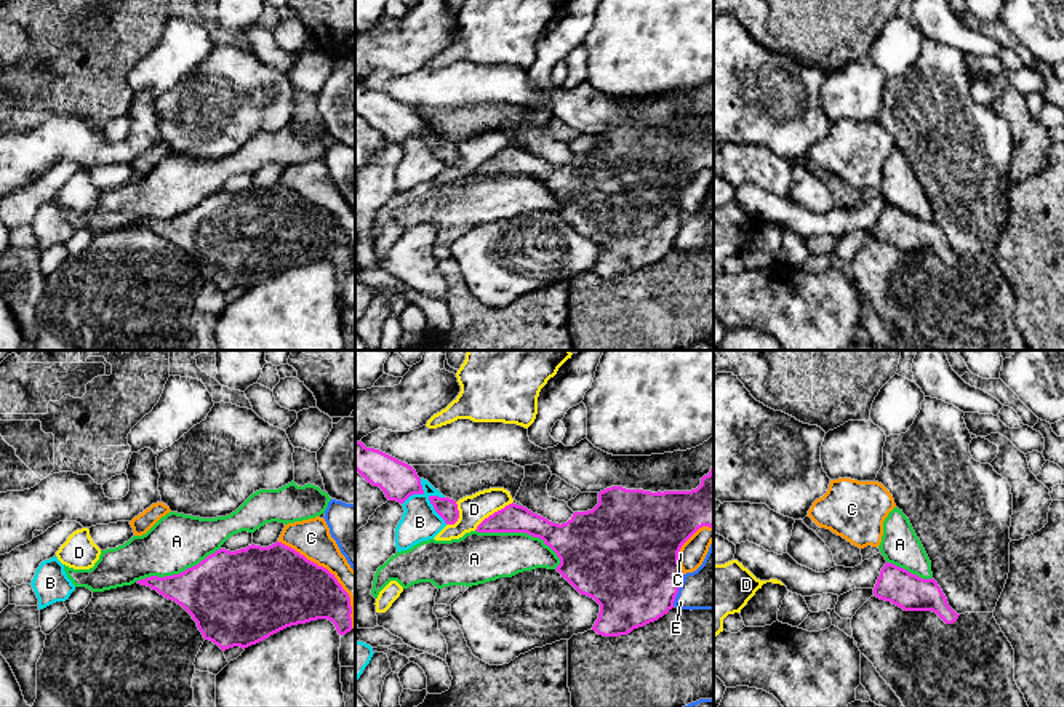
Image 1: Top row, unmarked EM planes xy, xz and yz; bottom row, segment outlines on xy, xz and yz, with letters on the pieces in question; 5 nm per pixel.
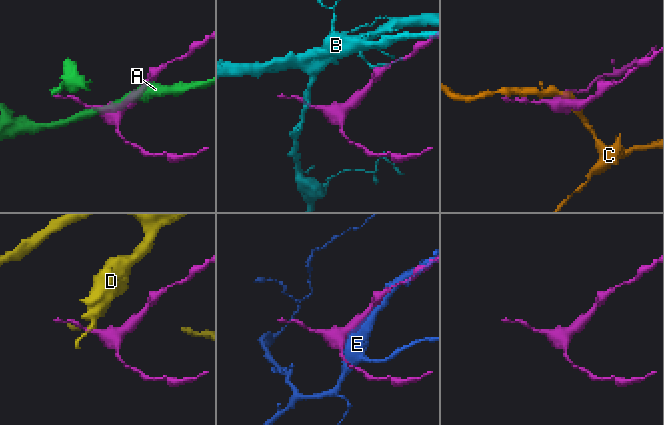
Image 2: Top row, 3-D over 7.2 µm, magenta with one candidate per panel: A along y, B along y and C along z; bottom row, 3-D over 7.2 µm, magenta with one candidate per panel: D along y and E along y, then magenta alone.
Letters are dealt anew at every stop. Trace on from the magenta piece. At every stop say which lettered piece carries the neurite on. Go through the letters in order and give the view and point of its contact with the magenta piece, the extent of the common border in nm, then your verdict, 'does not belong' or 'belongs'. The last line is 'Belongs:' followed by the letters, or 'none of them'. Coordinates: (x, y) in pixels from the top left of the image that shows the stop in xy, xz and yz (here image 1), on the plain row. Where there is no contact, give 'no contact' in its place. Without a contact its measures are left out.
A: contact xz (520, 173); length 460 nm; does not belong
B: contact xz (434, 149); length 180 nm; does not belong
C: contact xy (332, 216); length 600 nm; does not belong
D: contact xz (495, 154); length 240 nm; does not belong
E: contact xz (677, 232); length 170 nm; does not belong
Belongs: none of them

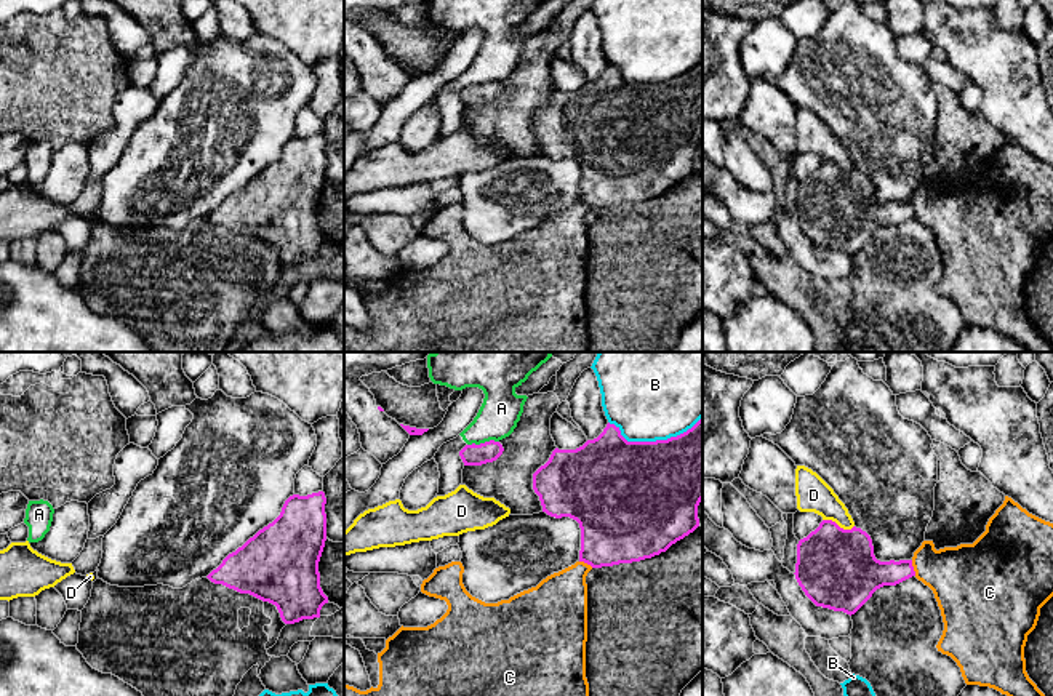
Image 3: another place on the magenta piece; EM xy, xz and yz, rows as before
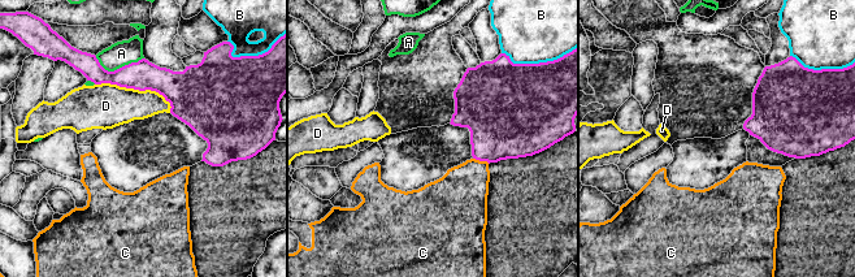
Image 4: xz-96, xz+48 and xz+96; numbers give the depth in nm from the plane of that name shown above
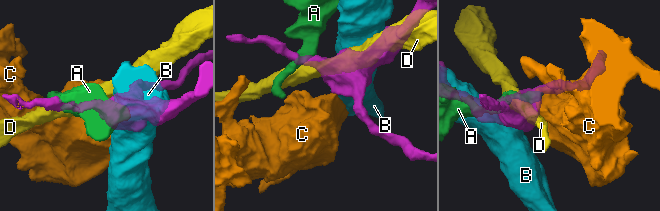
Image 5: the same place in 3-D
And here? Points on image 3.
A: contact xz (482, 85); length 160 nm; does not belong
B: contact xz (653, 84); length 480 nm; does not belong
C: contact yz (912, 210); length 80 nm; does not belong
D: contact yz (837, 167); length 170 nm; does not belong
Belongs: none of them

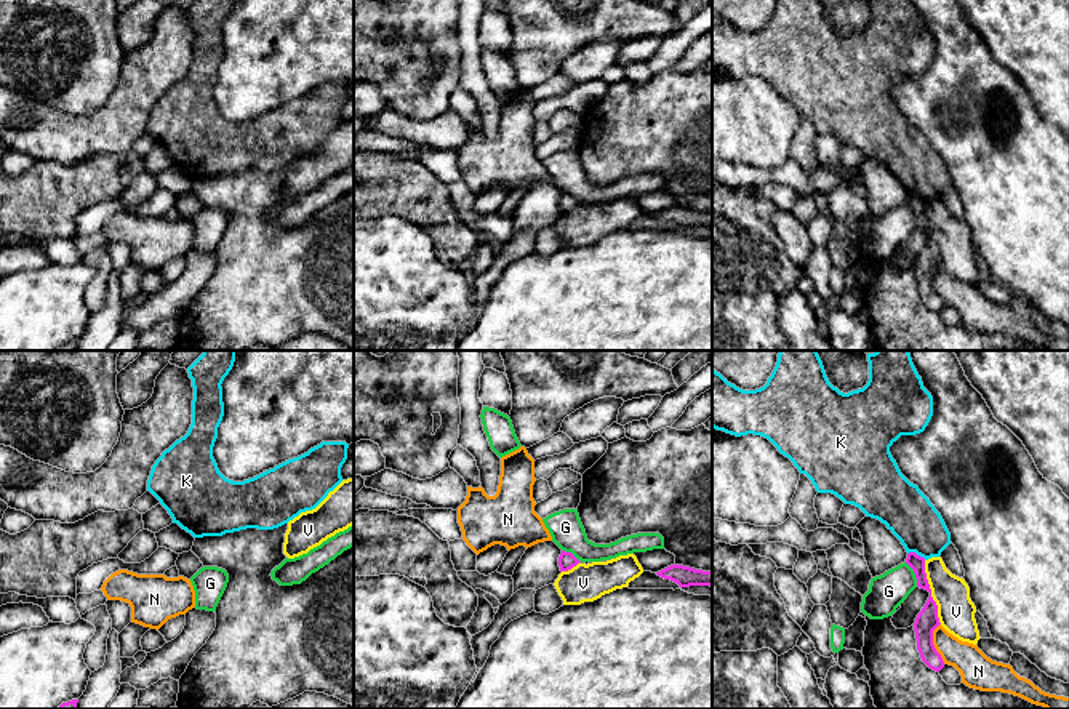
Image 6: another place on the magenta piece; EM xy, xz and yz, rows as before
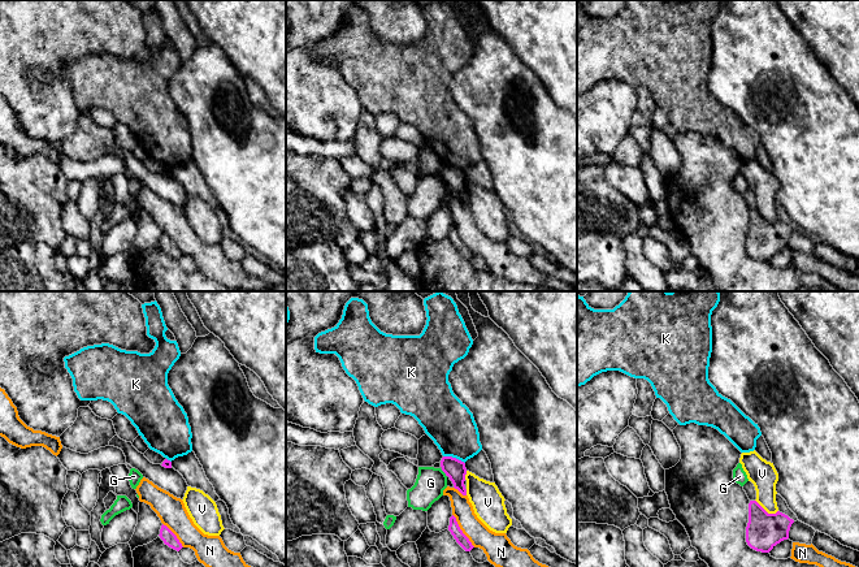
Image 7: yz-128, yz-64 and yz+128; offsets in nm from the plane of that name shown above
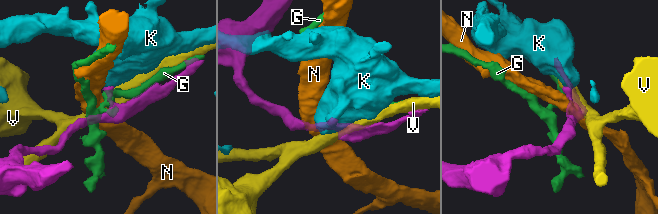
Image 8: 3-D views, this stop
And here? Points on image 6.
G: contact yz (916, 216); length 140 nm; does not belong
K: contact yz (916, 196); length 100 nm; does not belong
N: contact yz (932, 285); length 200 nm; does not belong
V: contact yz (930, 234); length 340 nm; does not belong
Belongs: none of them

